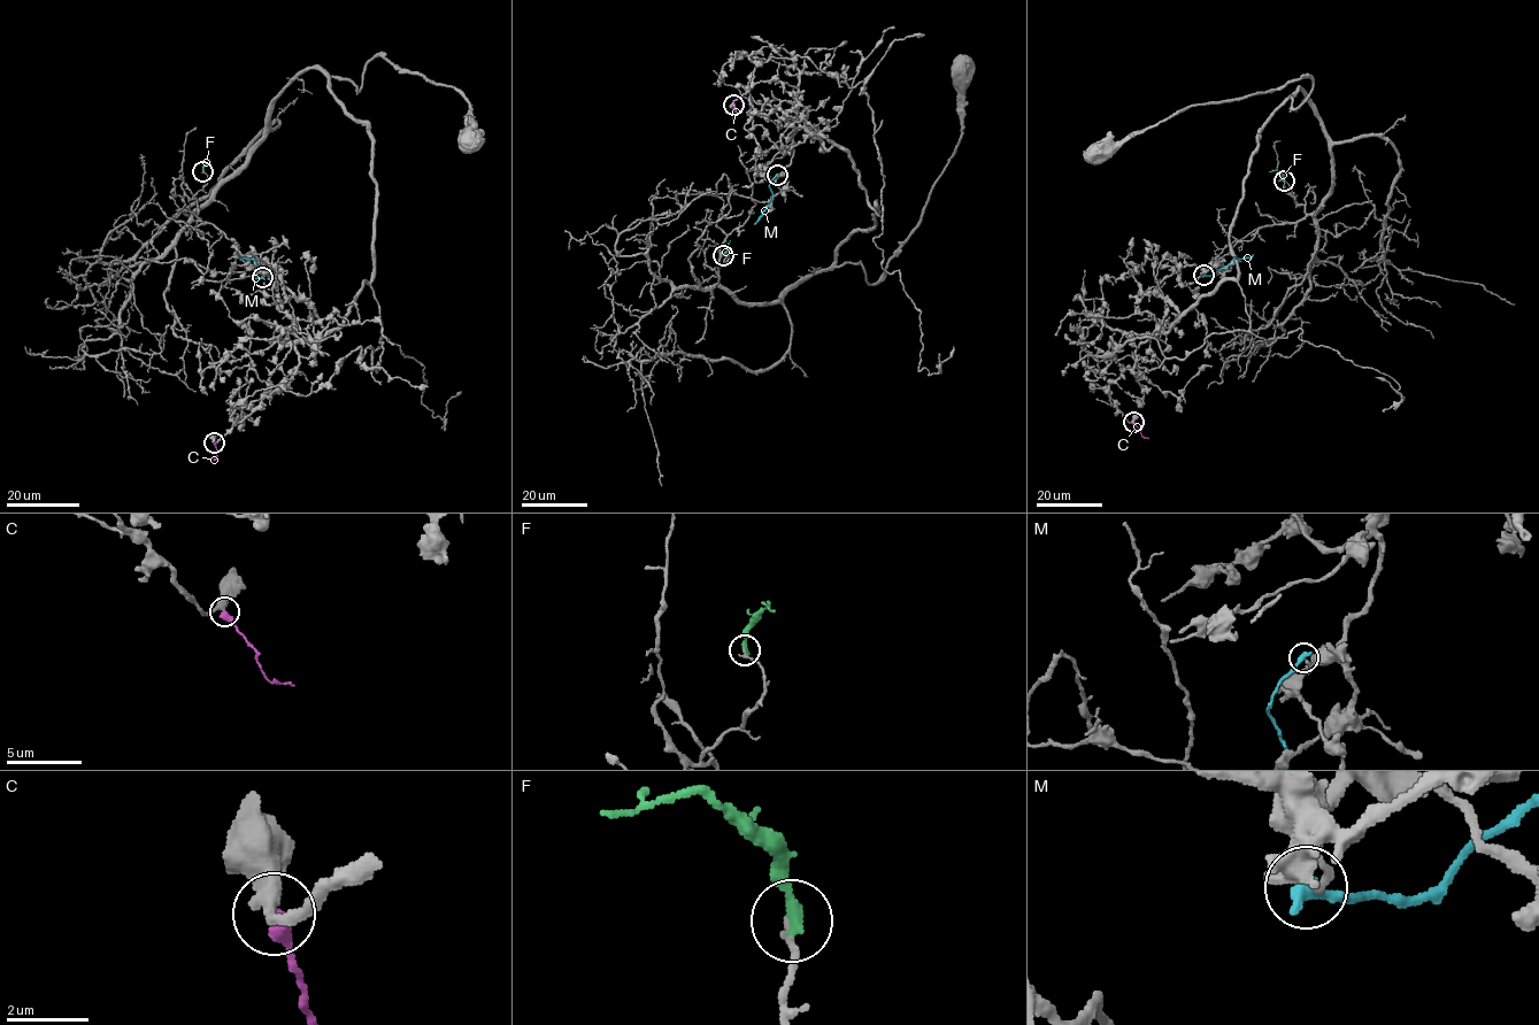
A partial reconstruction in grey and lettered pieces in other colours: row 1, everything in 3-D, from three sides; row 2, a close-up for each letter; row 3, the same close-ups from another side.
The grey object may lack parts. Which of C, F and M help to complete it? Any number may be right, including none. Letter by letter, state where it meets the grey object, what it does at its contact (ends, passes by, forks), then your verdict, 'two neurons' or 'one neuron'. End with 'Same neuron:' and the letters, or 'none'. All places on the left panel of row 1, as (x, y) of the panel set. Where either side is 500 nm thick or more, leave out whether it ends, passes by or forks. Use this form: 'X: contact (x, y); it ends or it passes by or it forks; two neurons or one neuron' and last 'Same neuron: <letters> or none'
C: contact (214, 442); it ends; two neurons
F: contact (202, 171); it ends; two neurons
M: contact (262, 277); it ends; two neurons
Same neuron: none

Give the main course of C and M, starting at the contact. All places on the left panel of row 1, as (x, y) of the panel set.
C: (214, 442), (217, 452), (215, 460)
M: (262, 277), (255, 278), (258, 266), (238, 254)

